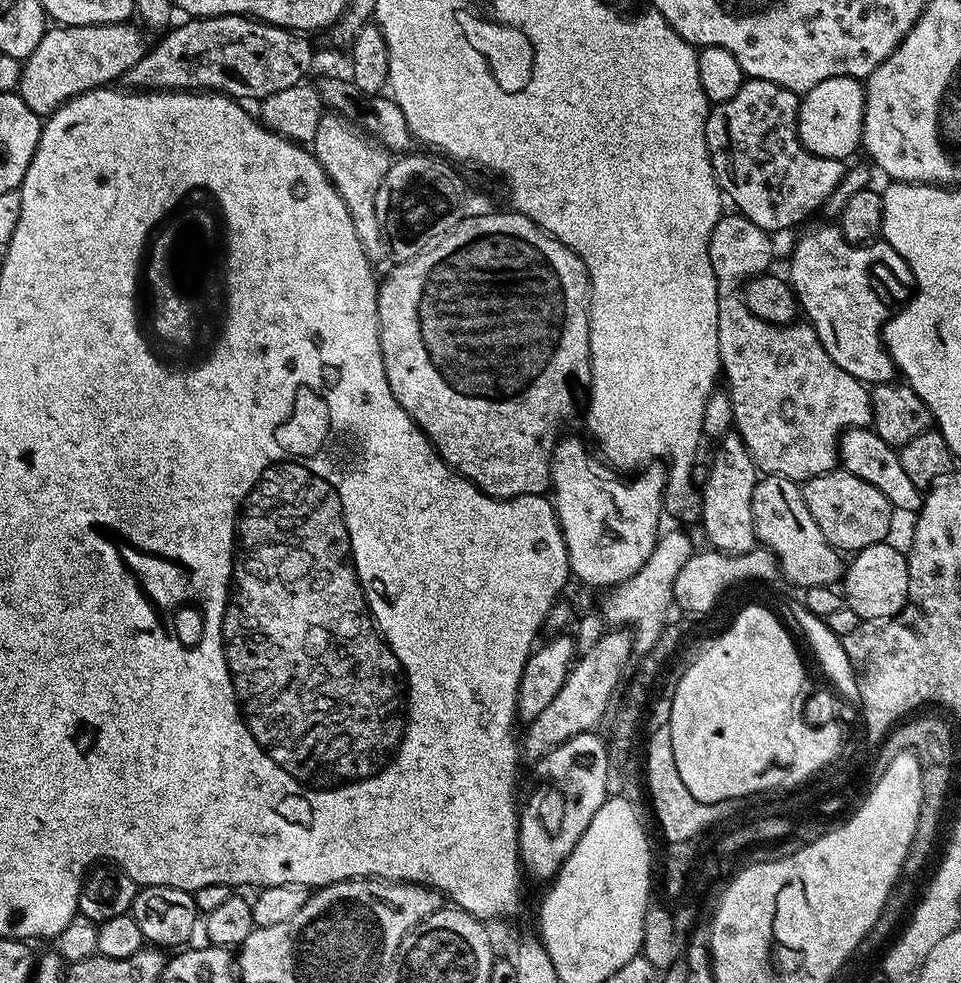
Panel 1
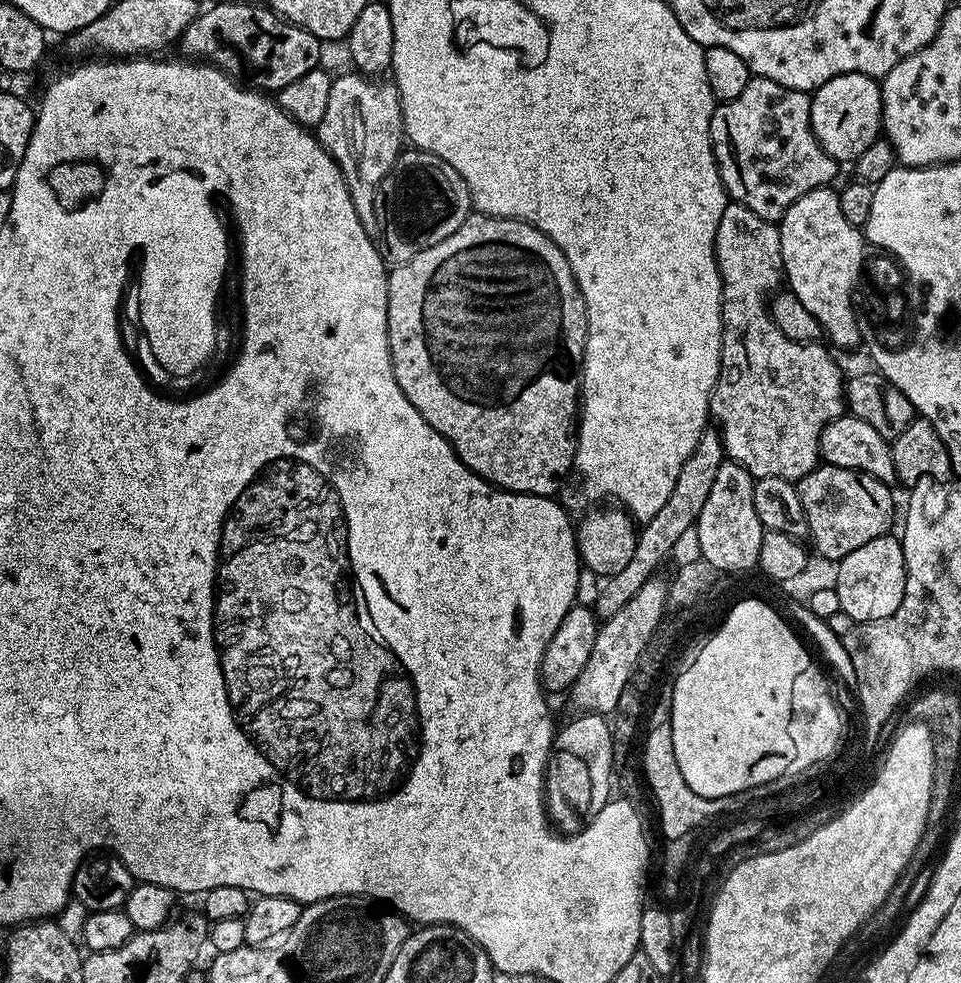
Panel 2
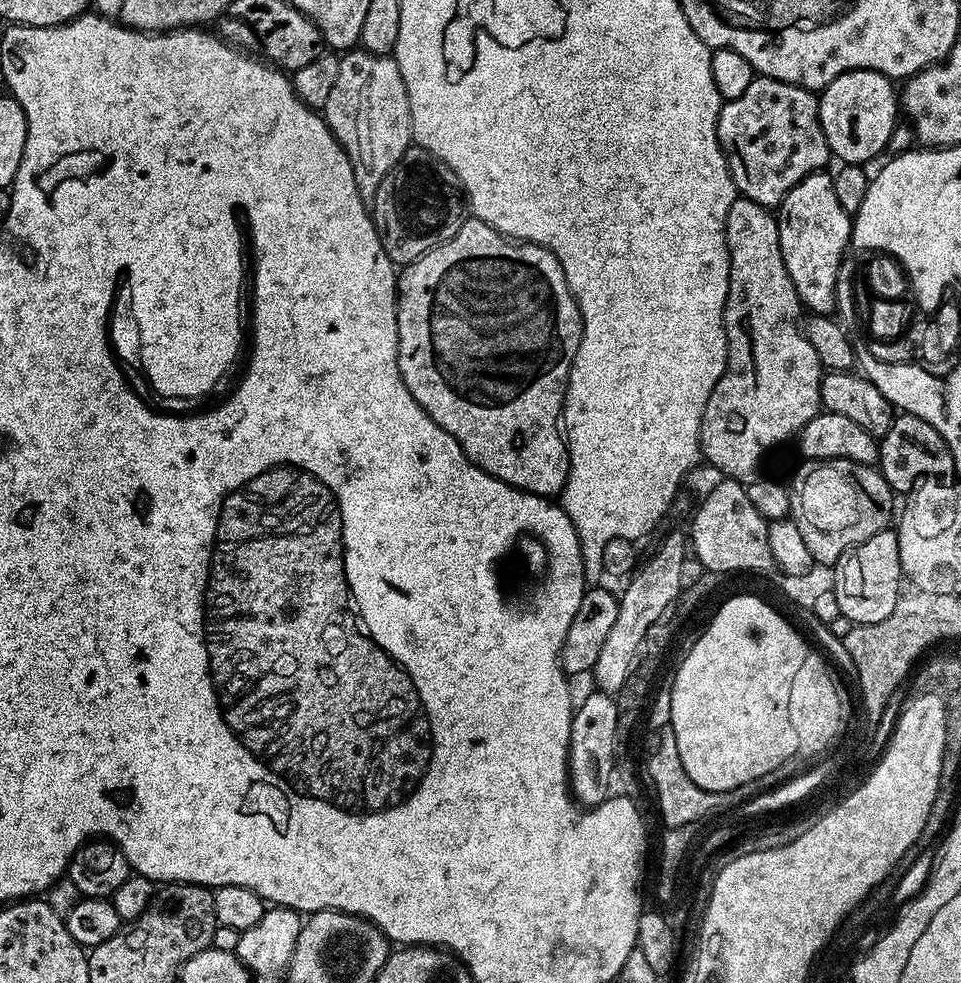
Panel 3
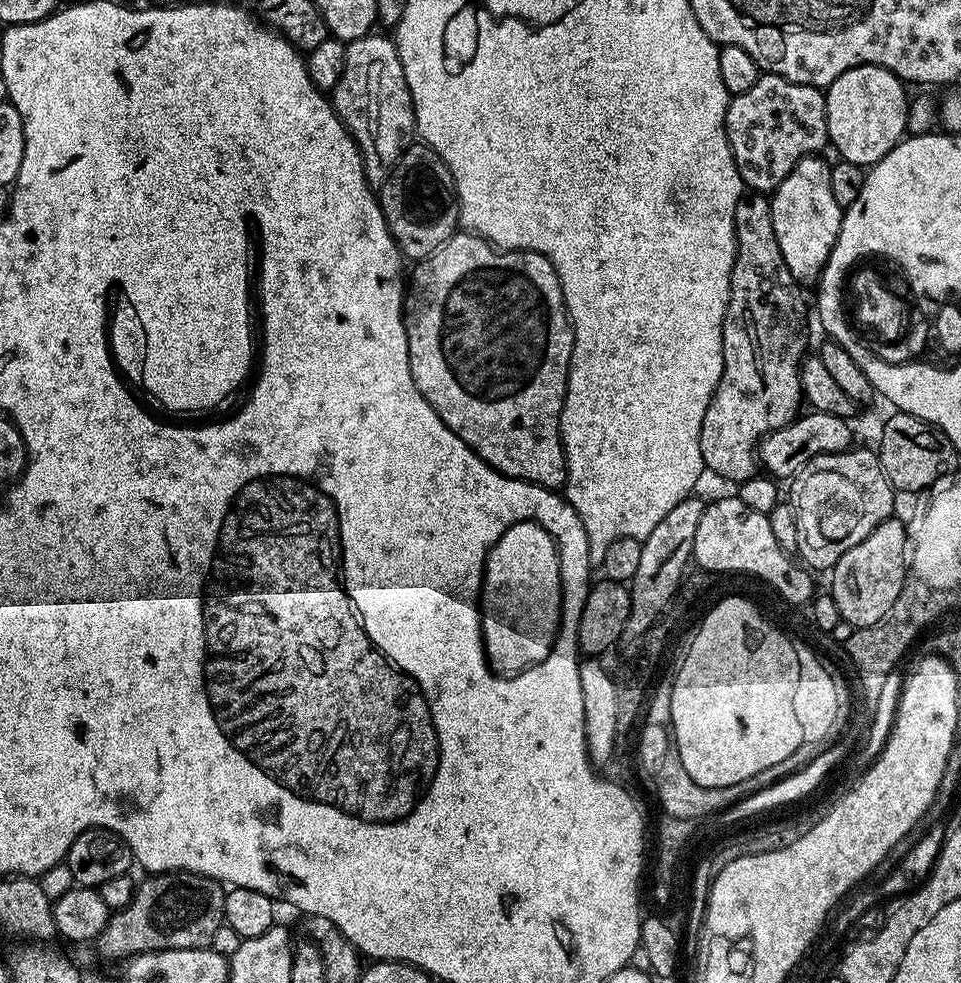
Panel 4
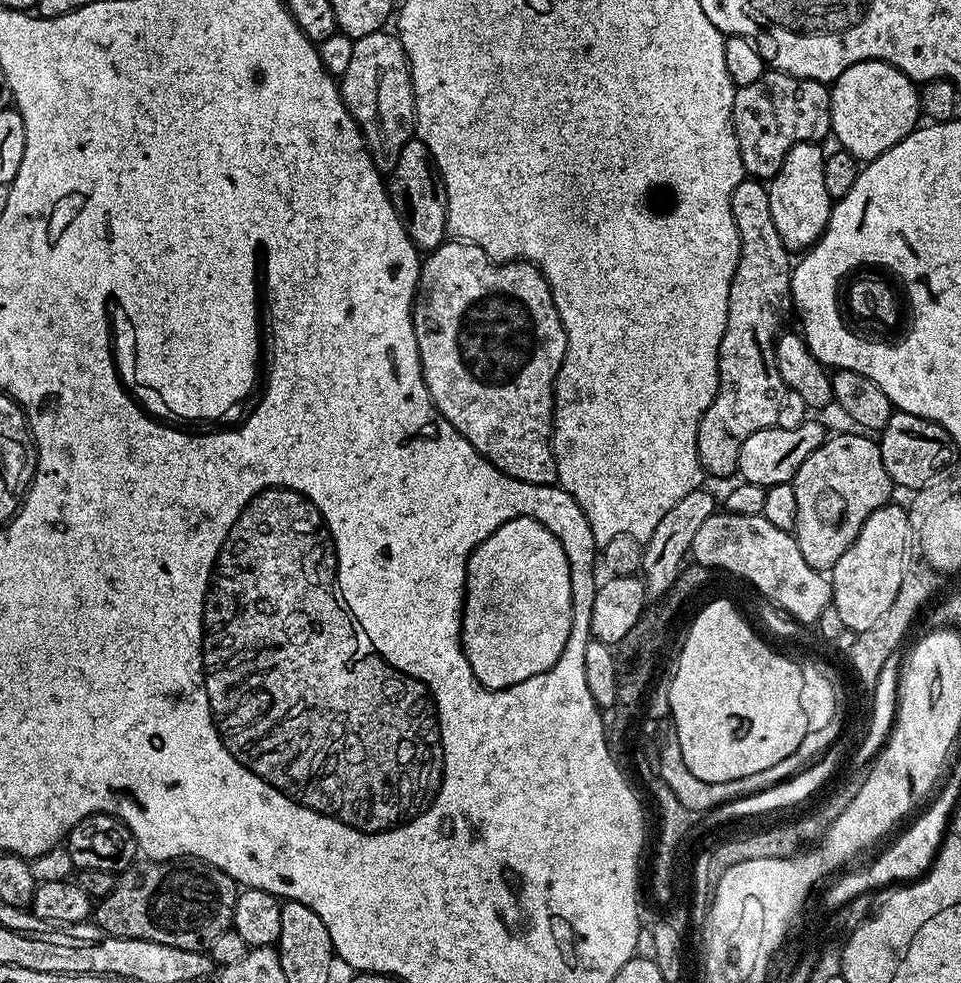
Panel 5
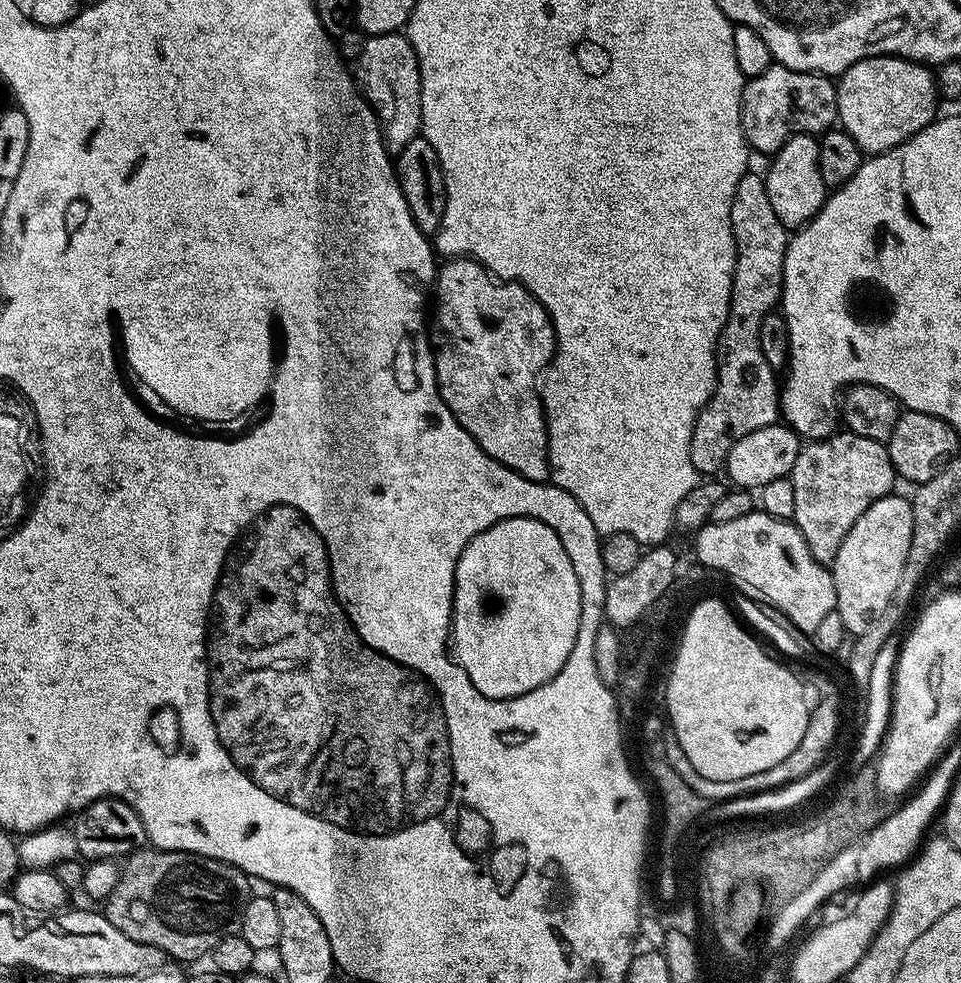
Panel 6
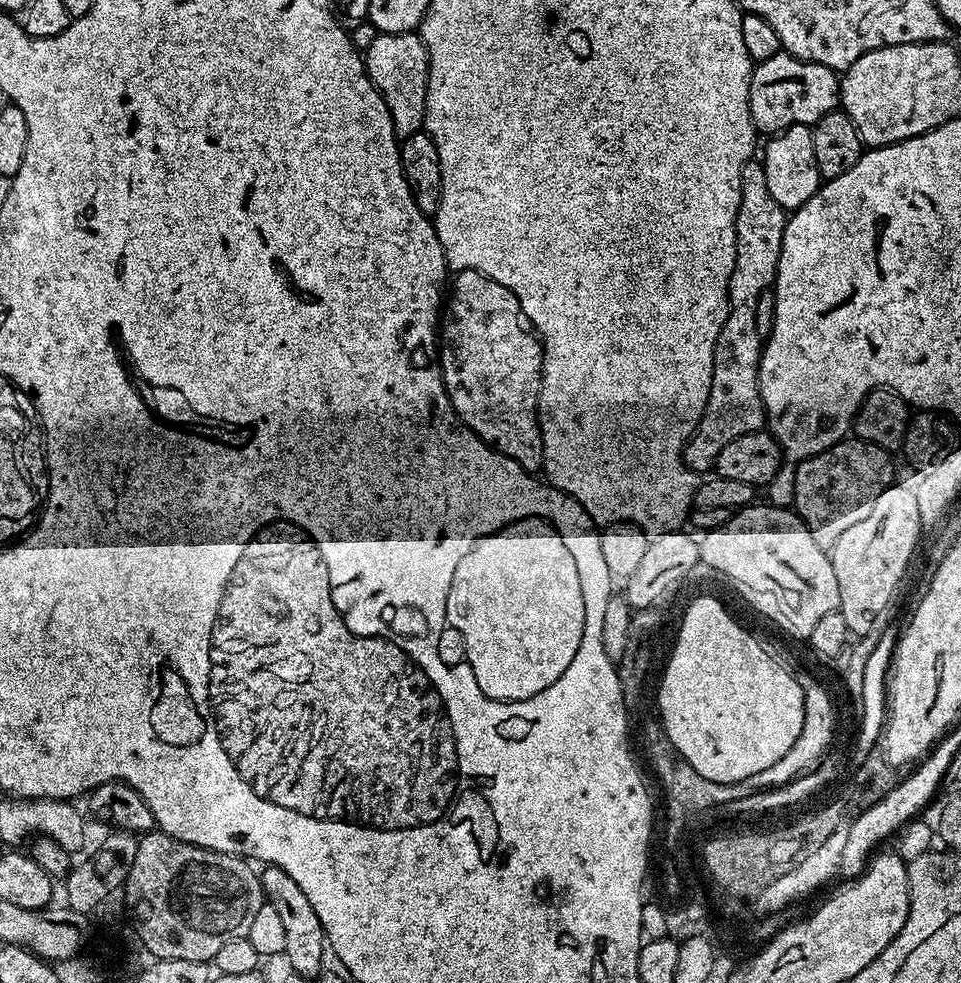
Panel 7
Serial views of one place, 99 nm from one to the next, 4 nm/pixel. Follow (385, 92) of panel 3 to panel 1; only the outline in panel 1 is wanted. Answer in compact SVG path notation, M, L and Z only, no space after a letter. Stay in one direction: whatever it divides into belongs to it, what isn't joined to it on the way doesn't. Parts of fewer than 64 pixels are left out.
M326 114L322 122L318 122L318 131L314 133L310 151L322 170L326 170L342 202L346 202L346 214L350 214L350 222L354 222L354 230L358 233L358 242L362 242L362 250L369 260L379 262L386 256L386 241L382 226L378 226L376 199L378 186L382 186L382 178L390 163L389 153L359 128L335 114Z

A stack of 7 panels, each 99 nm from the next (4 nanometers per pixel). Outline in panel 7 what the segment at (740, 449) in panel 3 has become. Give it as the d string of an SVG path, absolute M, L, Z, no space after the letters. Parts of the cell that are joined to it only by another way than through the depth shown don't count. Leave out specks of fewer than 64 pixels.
M756 158L747 160L742 166L740 179L736 257L728 283L728 317L714 346L714 370L706 410L682 453L684 465L694 473L711 473L715 469L718 454L722 454L722 449L730 446L734 438L759 432L765 427L764 399L760 397L762 340L755 329L755 310L762 292L775 285L785 223L786 209L770 198L763 163Z

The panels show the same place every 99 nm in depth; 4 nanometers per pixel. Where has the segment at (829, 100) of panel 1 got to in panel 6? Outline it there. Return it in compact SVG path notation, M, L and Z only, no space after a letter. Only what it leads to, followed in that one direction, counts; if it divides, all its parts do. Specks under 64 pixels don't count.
M871 56L854 62L854 66L850 66L838 77L836 84L838 124L850 134L850 138L854 138L854 142L858 142L864 153L888 152L937 119L936 98L938 99L937 77L929 65L918 64L914 60L903 60L901 56Z

